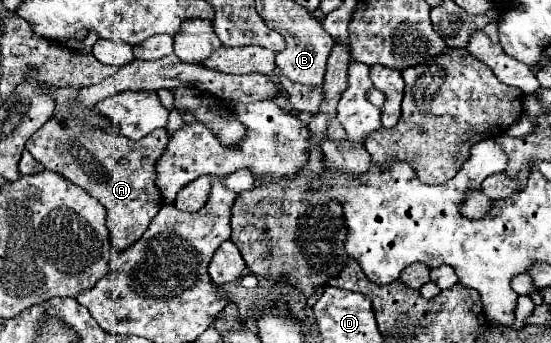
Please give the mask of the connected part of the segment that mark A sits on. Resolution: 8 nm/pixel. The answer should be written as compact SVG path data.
M51 118L27 140L27 150L45 168L69 178L107 208L109 238L117 250L125 250L143 236L151 218L163 206L161 192L155 184L155 164L163 154L167 140L167 128L157 128L145 138L133 142L125 136L91 128L79 120L57 122Z

